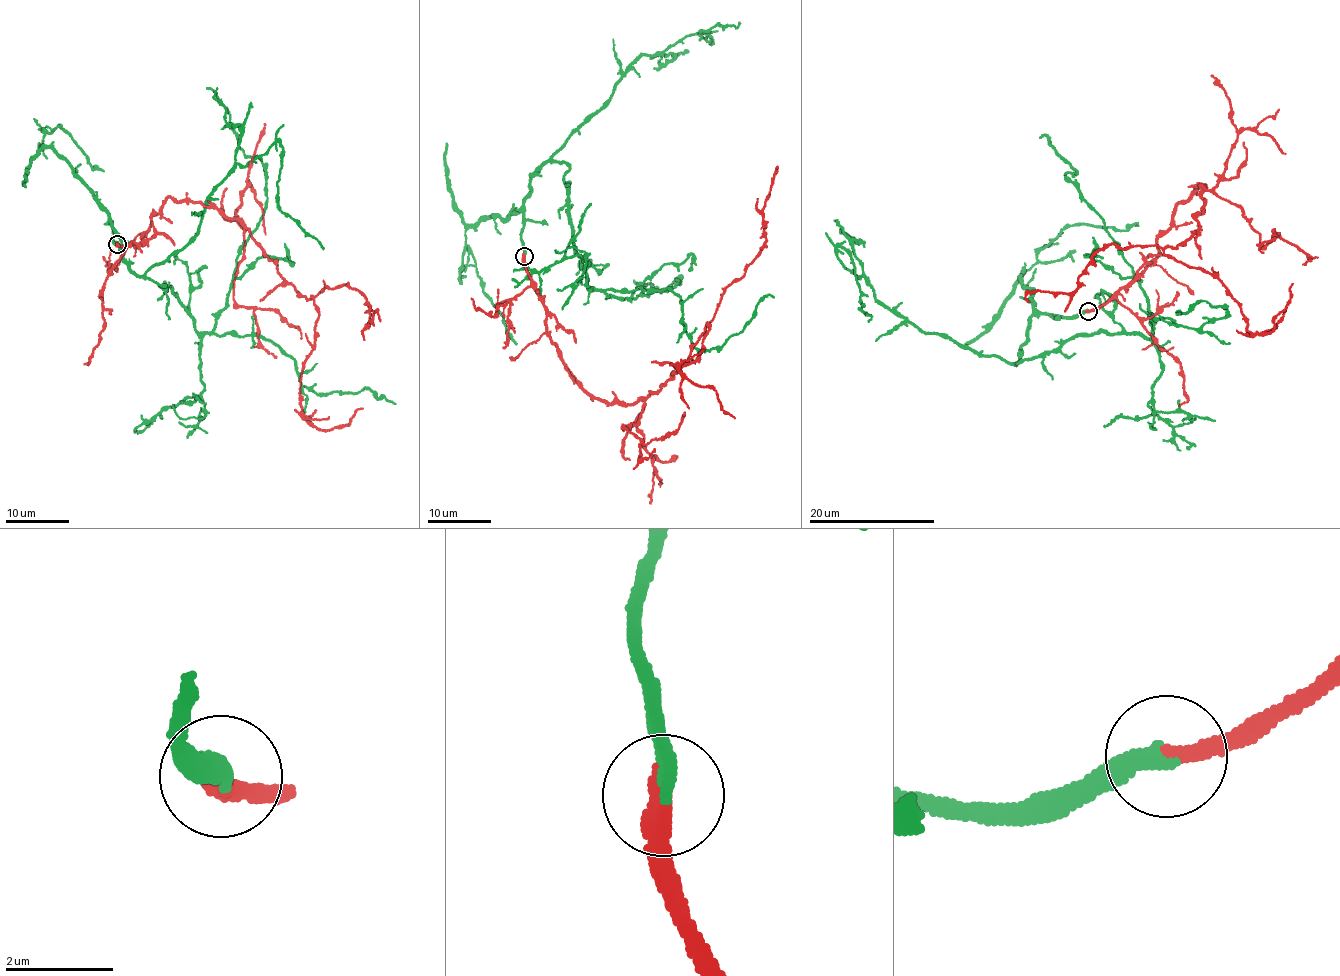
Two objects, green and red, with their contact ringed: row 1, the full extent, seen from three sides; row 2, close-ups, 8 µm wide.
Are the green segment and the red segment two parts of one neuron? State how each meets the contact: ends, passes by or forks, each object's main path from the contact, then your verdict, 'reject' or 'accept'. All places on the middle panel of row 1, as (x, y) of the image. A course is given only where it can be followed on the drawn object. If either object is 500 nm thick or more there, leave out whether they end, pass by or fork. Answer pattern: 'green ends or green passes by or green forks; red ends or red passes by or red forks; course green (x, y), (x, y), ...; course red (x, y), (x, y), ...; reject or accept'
green ends; red ends; course green (524, 256), (530, 174), (564, 163), (586, 285), (621, 300), (680, 279), (660, 293), (633, 280); course red (524, 256), (546, 333), (593, 396), (637, 403), (687, 360), (706, 322), (700, 357), (677, 364), (734, 418); accept

